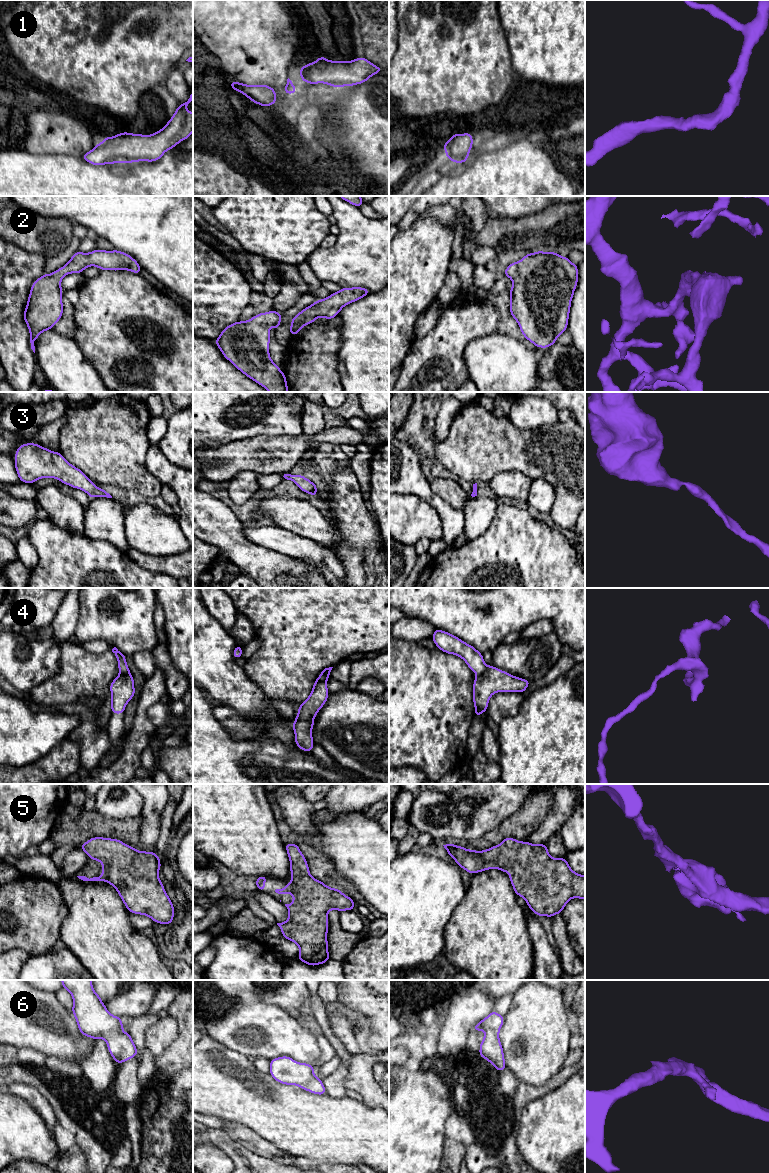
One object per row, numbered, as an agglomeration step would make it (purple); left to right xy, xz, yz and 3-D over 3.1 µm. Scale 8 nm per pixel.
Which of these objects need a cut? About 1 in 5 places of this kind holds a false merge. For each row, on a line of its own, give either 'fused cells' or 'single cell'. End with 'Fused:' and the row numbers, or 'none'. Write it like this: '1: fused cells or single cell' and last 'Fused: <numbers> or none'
1: single cell
2: single cell
3: single cell
4: fused cells
5: single cell
6: single cell
Fused: 4

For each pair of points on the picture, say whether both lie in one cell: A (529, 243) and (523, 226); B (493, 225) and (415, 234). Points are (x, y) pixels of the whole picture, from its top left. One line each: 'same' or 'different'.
A: same
B: different

